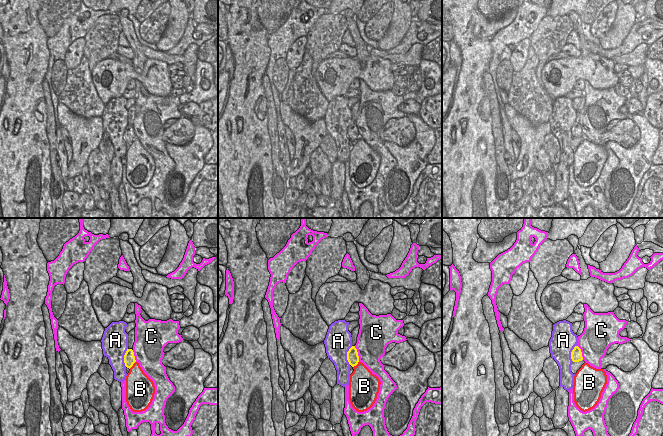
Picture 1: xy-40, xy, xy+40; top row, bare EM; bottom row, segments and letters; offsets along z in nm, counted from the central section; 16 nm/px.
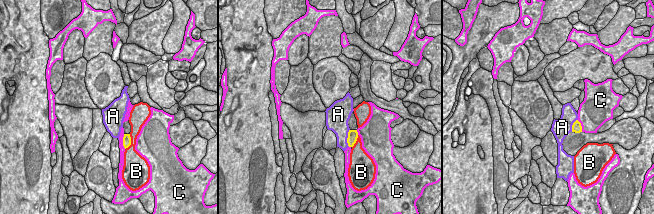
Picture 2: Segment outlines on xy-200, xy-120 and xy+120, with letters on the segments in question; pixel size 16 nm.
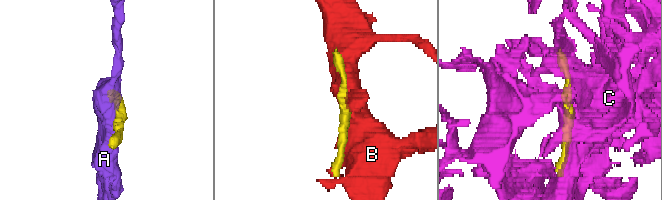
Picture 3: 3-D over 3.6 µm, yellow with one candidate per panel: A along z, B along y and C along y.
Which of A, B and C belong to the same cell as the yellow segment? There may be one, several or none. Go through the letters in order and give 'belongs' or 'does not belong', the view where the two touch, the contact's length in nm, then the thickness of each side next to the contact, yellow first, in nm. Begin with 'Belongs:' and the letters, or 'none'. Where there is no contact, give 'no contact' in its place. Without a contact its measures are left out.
Belongs: none
A: does not belong | xy | 300 nm | 190/400 nm
B: does not belong | xy-40 | 160 nm | 190/360 nm
C: does not belong | xy | 260 nm | 190/460 nm

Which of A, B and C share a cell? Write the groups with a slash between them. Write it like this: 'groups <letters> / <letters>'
groups A / B / C

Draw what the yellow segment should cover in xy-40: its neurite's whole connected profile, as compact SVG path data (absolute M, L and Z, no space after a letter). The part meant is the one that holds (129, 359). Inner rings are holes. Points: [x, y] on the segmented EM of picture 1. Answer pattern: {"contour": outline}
{"contour": "M127 349L124 355L124 363L127 368L131 368L133 364L136 362L134 352L132 349Z"}

